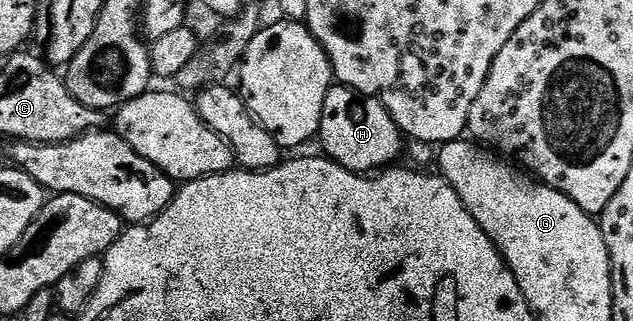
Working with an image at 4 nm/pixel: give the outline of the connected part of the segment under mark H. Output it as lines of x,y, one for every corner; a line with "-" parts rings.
334,84
323,100
319,143
326,155
343,168
368,175
392,167
401,154
403,135
380,98
366,98
349,86

